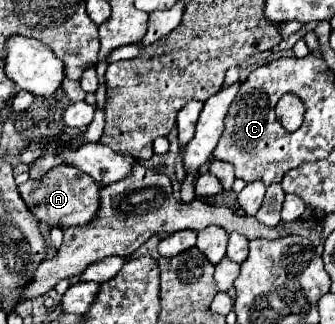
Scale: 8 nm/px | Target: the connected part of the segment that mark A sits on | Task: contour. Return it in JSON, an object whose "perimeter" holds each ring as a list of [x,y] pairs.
{"perimeter":[[[57,165],[57,167],[49,169],[41,179],[35,179],[35,181],[29,179],[19,185],[19,195],[25,201],[25,205],[29,207],[29,211],[41,223],[49,225],[49,229],[83,227],[89,221],[97,219],[99,193],[101,193],[101,187],[93,179],[89,179],[89,175],[85,175],[83,171],[79,171],[77,167],[71,167],[71,165]]]}

